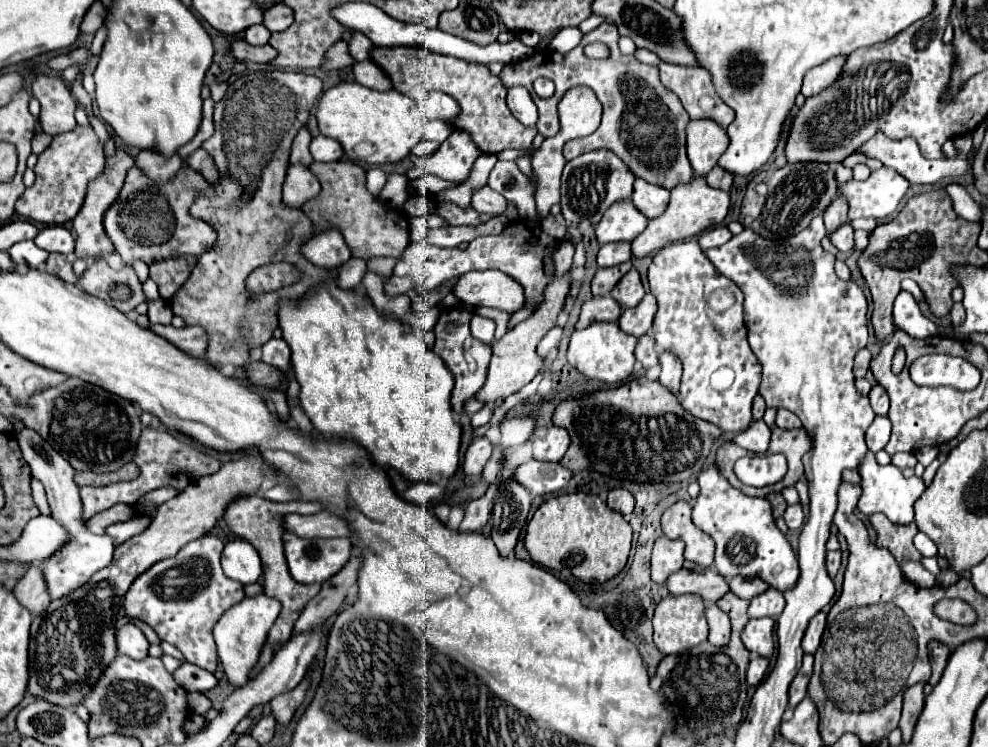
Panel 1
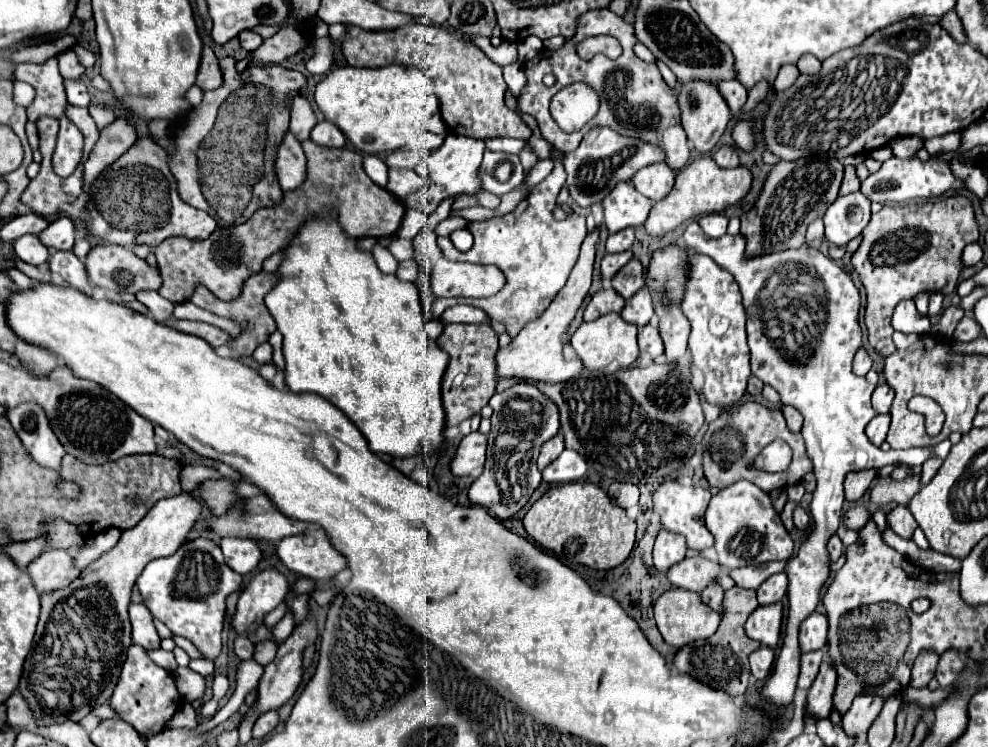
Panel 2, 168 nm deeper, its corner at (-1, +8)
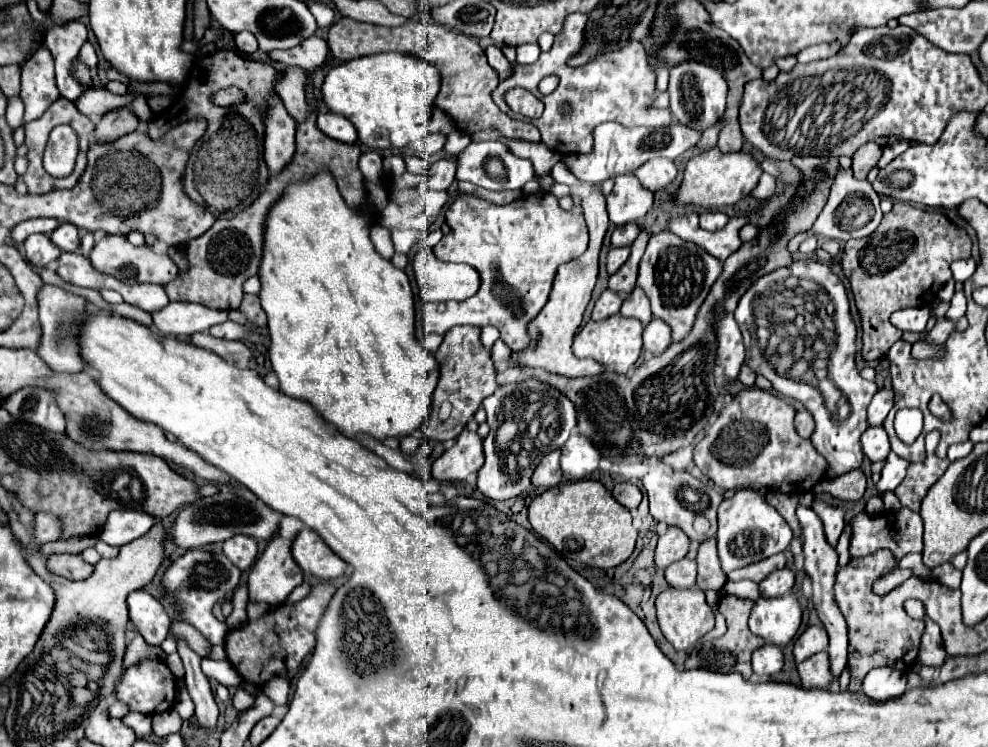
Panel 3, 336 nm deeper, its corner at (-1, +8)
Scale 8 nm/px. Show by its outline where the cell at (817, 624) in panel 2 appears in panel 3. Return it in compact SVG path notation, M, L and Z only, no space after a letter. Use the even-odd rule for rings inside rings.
M820 625L808 627L794 643L794 661L800 663L806 657L812 657L828 647L828 635Z

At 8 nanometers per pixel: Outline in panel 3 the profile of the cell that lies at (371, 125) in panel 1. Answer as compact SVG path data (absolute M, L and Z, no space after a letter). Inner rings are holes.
M402 53L358 57L328 71L322 85L322 99L332 113L318 115L316 123L322 133L336 141L354 143L358 131L358 139L372 149L404 147L428 133L428 119L438 91L440 71L420 57Z

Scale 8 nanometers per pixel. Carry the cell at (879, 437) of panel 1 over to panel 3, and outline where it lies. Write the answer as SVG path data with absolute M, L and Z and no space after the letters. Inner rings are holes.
M868 427L862 433L862 451L870 461L884 461L890 453L890 441L884 427Z

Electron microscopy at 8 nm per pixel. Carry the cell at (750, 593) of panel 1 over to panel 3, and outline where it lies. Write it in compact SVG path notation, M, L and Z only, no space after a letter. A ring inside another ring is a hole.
M776 553L774 557L768 557L768 559L762 559L758 563L752 563L748 567L742 567L742 569L736 569L728 575L730 581L742 581L742 579L750 579L754 583L760 583L766 575L770 575L772 571L776 569L782 569L786 563L784 559L784 553Z

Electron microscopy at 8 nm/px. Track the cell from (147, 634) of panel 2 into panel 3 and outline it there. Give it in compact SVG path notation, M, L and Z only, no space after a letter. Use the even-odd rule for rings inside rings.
M142 589L132 591L128 595L128 609L132 623L146 639L146 643L160 645L166 639L166 635L170 633L170 617L158 599Z

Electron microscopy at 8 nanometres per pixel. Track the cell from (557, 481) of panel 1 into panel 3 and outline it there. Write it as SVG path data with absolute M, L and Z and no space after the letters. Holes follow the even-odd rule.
M572 433L566 445L562 447L562 471L568 481L586 479L600 461L600 451L592 445L592 441L580 433Z

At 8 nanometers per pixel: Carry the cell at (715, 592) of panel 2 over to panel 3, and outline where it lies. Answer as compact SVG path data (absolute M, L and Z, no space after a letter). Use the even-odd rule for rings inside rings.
M714 537L700 543L696 563L698 563L698 581L696 581L698 589L718 591L718 589L724 587L726 575L722 573L722 567L720 567L720 561L718 561L716 539Z

